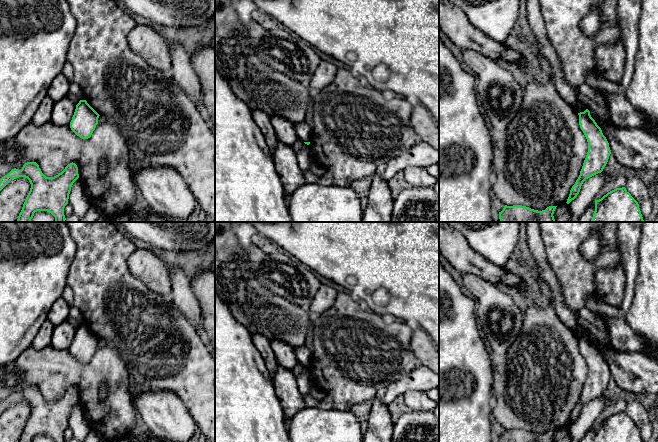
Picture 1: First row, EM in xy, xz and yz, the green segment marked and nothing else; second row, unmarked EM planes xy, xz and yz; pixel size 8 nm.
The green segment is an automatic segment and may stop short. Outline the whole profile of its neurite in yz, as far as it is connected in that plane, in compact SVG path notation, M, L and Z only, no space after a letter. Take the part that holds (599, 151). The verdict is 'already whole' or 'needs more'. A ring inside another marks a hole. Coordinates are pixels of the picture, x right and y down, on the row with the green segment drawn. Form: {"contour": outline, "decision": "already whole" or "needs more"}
{"contour": "M586 109L584 112L578 113L578 115L580 128L588 142L588 152L580 175L570 190L567 204L577 197L586 179L603 171L611 154L609 143L603 135L601 128L591 117L590 111Z", "decision": "already whole"}

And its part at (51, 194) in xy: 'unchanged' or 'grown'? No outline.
unchanged

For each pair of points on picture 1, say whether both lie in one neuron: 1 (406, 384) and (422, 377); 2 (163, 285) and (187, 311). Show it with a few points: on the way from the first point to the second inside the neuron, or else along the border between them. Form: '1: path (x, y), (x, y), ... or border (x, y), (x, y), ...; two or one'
1: path (410, 381), (418, 379); one
2: border (171, 270), (171, 295), (169, 297); two

